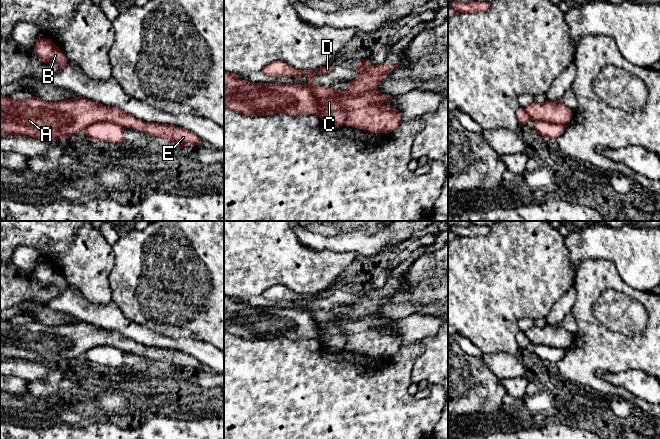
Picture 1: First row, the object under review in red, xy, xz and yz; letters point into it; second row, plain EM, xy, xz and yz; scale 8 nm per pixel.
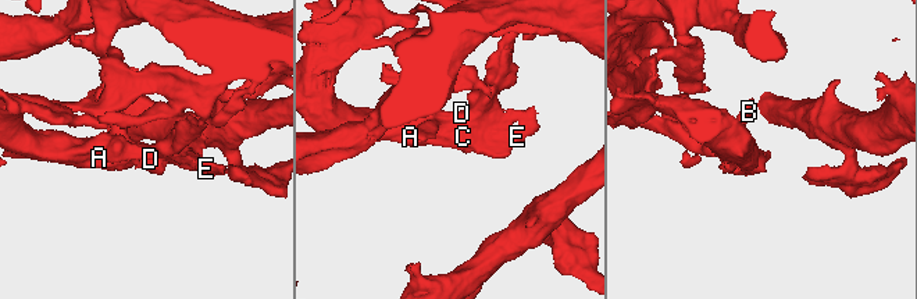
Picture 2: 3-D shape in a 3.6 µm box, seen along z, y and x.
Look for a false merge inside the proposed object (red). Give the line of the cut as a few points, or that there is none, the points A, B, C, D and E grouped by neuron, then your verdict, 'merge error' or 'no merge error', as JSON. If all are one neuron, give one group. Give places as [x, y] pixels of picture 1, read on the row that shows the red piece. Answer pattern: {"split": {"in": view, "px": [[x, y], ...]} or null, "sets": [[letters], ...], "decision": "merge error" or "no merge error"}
{"split": {"in": "xy", "px": [[123, 126], [110, 122], [93, 122], [83, 131]]}, "sets": [["A", "B", "D", "E"], ["C"]], "decision": "merge error"}

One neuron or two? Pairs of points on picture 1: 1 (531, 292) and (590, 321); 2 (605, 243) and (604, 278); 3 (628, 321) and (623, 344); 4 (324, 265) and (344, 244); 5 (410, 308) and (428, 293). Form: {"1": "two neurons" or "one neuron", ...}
{"1": "two neurons", "2": "two neurons", "3": "two neurons", "4": "two neurons", "5": "two neurons"}

